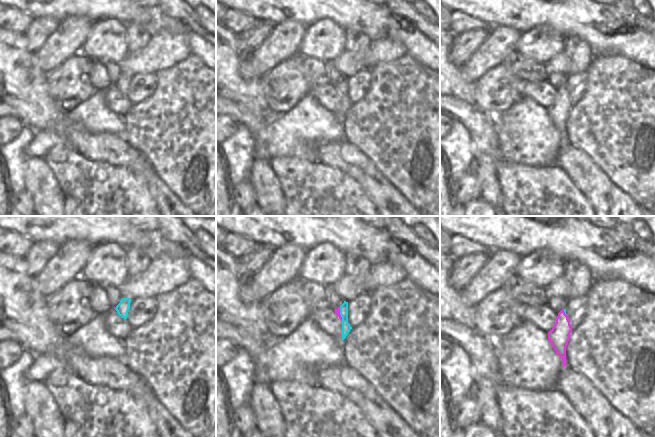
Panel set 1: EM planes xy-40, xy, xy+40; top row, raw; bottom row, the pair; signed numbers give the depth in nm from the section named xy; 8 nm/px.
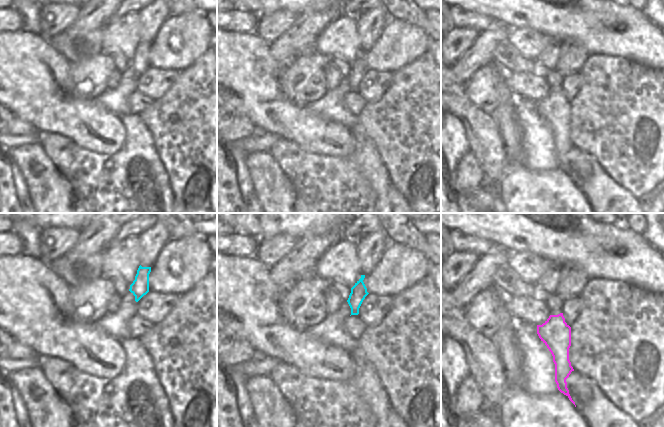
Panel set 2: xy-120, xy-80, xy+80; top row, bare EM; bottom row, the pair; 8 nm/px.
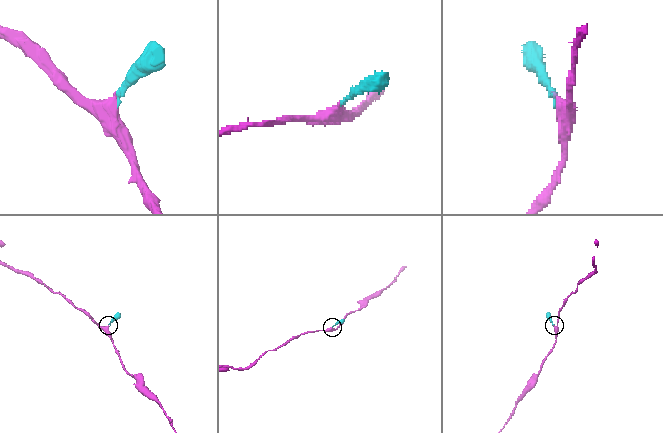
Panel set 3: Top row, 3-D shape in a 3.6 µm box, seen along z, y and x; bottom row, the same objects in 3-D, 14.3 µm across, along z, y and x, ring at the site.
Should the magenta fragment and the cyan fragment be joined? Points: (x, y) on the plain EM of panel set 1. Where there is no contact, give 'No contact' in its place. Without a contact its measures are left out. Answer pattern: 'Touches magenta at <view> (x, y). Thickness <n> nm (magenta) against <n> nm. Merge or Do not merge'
Touches magenta at xy (339, 90). Thickness 50 nm (magenta) against 70 nm. Merge.

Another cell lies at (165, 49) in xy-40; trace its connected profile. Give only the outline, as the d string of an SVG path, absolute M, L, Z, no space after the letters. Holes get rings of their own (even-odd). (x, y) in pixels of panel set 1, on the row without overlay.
M188 32L155 33L145 48L128 54L118 63L122 74L157 74L191 55Z

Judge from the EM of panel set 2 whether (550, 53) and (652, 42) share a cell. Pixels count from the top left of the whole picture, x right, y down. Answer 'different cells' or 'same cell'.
different cells

